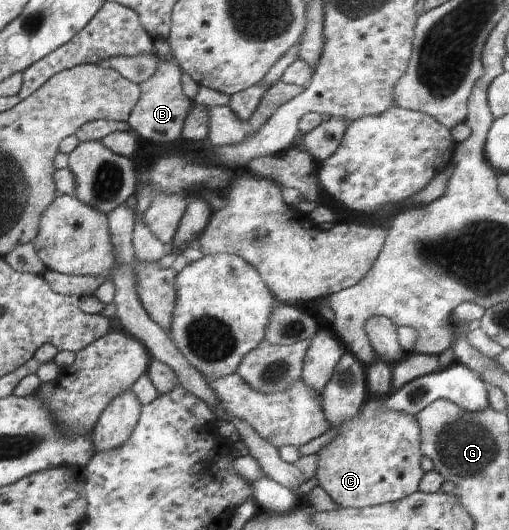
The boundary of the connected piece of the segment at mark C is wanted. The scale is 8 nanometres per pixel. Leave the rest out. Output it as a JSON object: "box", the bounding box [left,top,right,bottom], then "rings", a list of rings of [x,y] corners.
{"box":[317,397,424,508],"rings":[[[367,397],[358,418],[345,423],[339,429],[339,436],[317,453],[318,485],[341,507],[363,508],[385,503],[394,503],[418,491],[424,472],[421,469],[420,426],[416,417],[401,411],[381,411],[385,399]]]}

